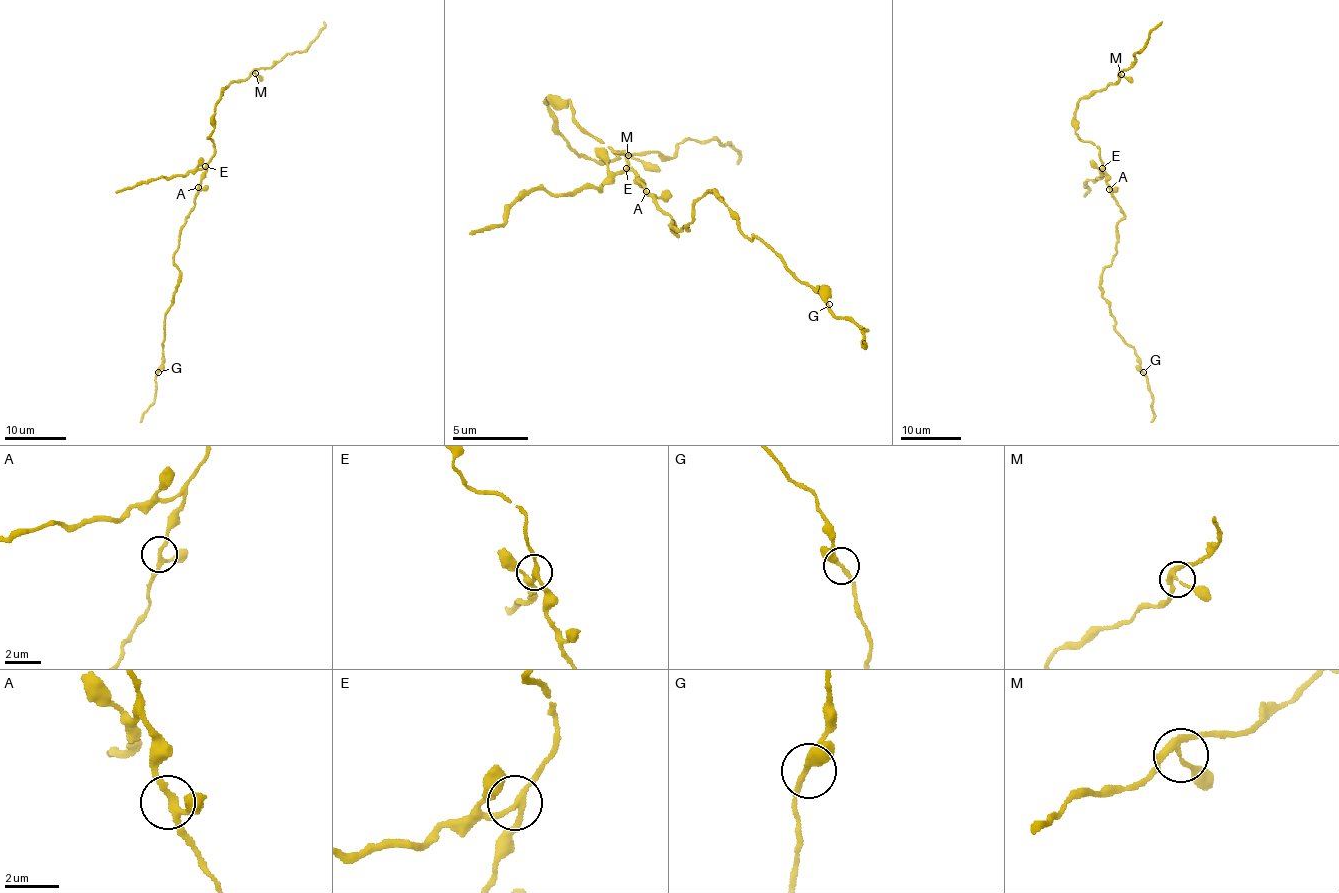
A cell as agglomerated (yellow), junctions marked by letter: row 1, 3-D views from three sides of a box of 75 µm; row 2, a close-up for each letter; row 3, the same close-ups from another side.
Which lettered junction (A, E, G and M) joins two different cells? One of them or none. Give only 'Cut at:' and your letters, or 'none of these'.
Cut at: E

